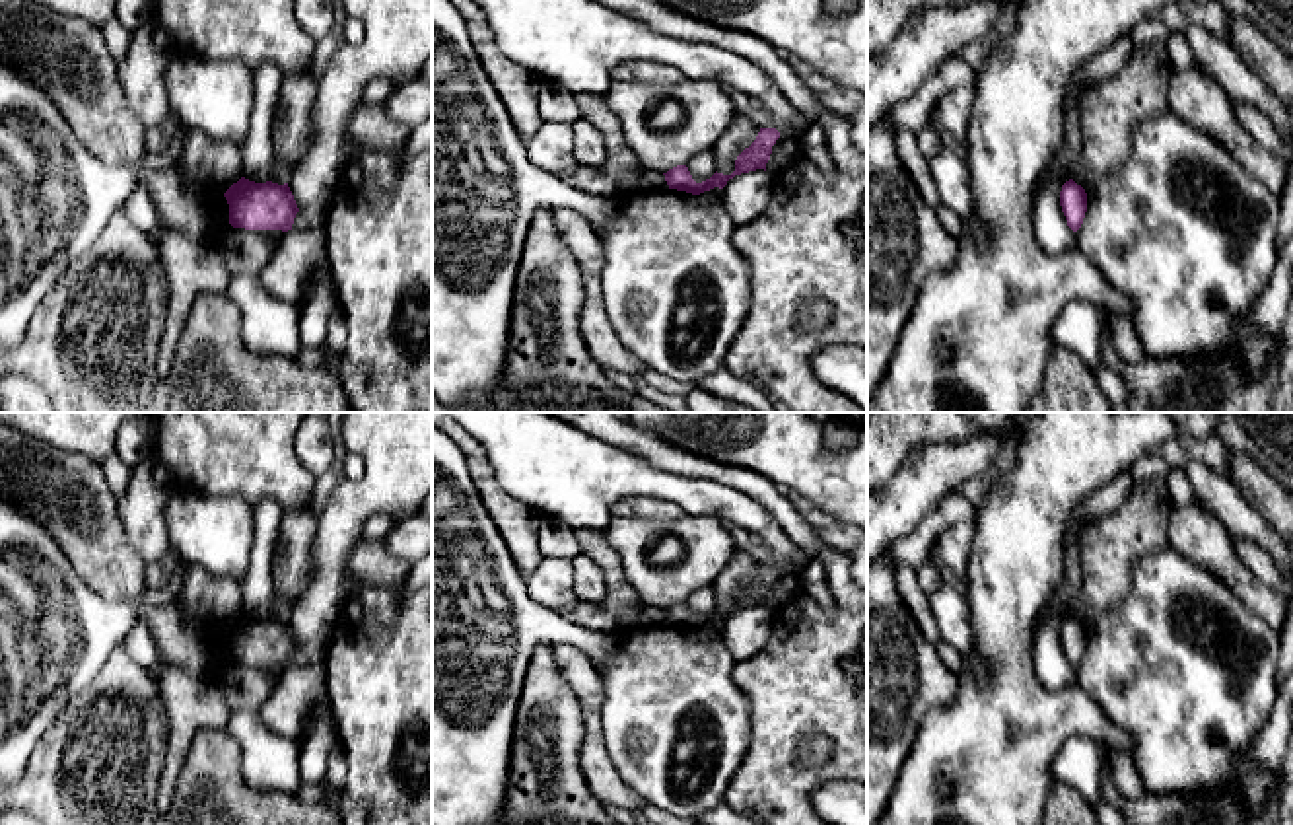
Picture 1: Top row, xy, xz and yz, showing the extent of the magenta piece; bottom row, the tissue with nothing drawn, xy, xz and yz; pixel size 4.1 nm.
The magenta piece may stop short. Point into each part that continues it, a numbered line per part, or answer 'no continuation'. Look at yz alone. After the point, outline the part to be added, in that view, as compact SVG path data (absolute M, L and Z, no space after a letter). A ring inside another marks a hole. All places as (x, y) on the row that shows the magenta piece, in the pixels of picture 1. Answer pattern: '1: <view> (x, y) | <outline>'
no continuation

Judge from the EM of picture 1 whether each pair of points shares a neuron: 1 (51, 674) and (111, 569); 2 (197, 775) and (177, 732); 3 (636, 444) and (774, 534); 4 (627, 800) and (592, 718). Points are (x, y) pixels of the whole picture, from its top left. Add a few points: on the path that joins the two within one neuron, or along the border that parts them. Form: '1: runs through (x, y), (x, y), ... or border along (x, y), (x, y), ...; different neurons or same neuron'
1: border along (67, 559), (76, 574), (107, 602), (140, 602); different neurons
2: border along (224, 726), (203, 730), (193, 740), (172, 796); different neurons
3: border along (644, 460), (675, 473), (710, 477), (732, 487); different neurons
4: runs through (607, 781), (594, 757), (594, 738); same neuron

